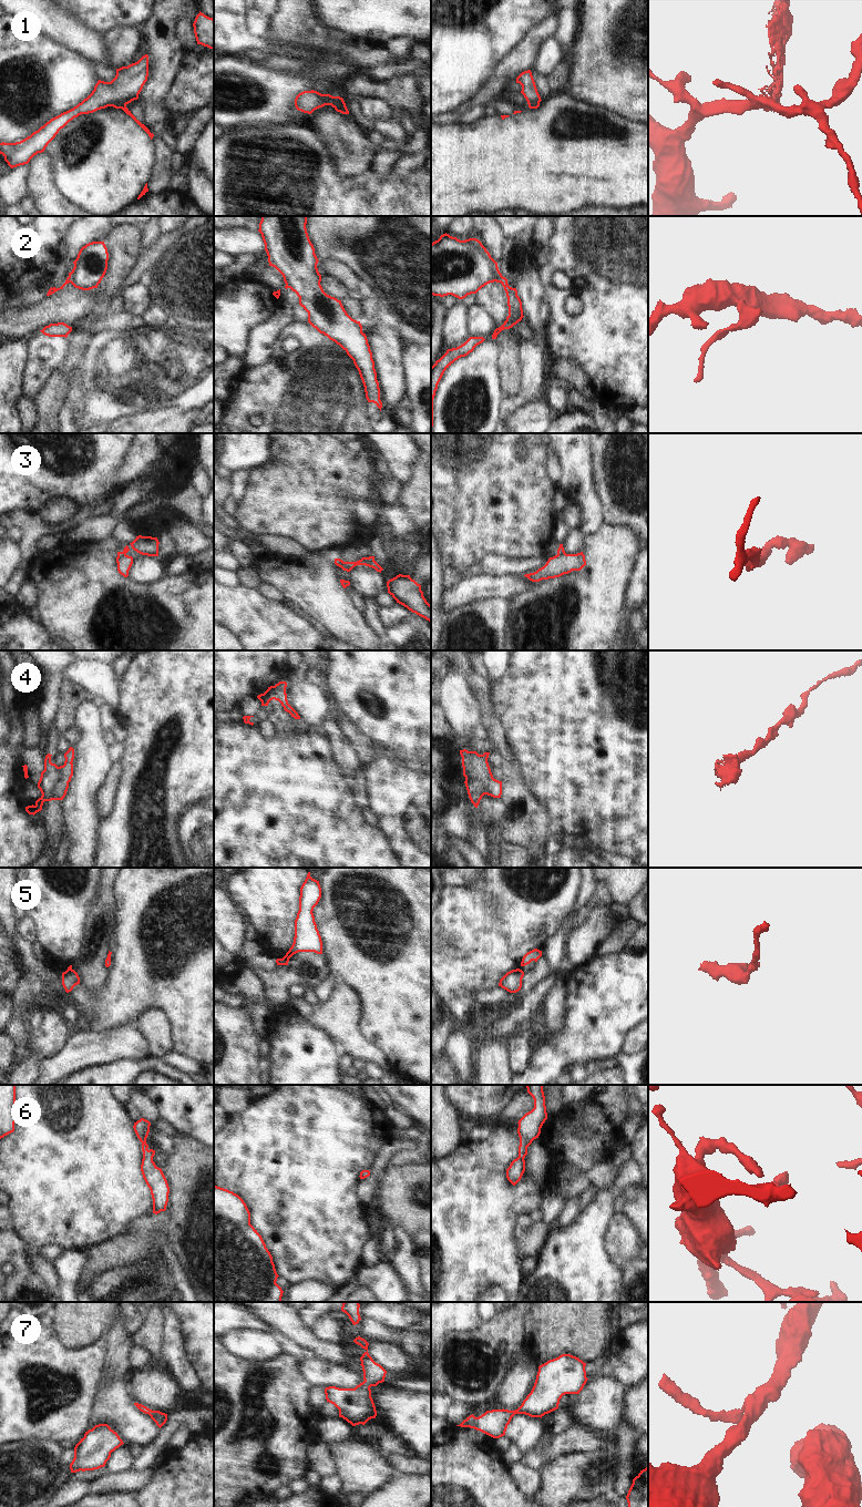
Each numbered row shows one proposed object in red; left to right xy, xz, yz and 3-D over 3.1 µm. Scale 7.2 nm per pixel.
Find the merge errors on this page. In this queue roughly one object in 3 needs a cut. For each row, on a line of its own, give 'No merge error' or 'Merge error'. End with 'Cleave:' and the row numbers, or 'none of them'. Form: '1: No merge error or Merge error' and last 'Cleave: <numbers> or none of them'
1: Merge error
2: Merge error
3: Merge error
4: No merge error
5: Merge error
6: No merge error
7: No merge error
Cleave: 1, 2, 3, 5.

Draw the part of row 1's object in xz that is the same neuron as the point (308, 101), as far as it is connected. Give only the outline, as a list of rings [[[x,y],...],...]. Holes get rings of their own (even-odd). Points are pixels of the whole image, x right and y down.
[[[304,91],[295,99],[295,106],[298,111],[311,114],[315,110],[330,105],[335,96],[321,94],[317,91]]]

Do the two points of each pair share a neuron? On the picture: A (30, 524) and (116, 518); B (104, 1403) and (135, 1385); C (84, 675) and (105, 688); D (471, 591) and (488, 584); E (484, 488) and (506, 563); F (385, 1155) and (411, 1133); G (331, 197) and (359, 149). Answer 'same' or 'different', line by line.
A: different
B: different
C: same
D: same
E: different
F: different
G: different

